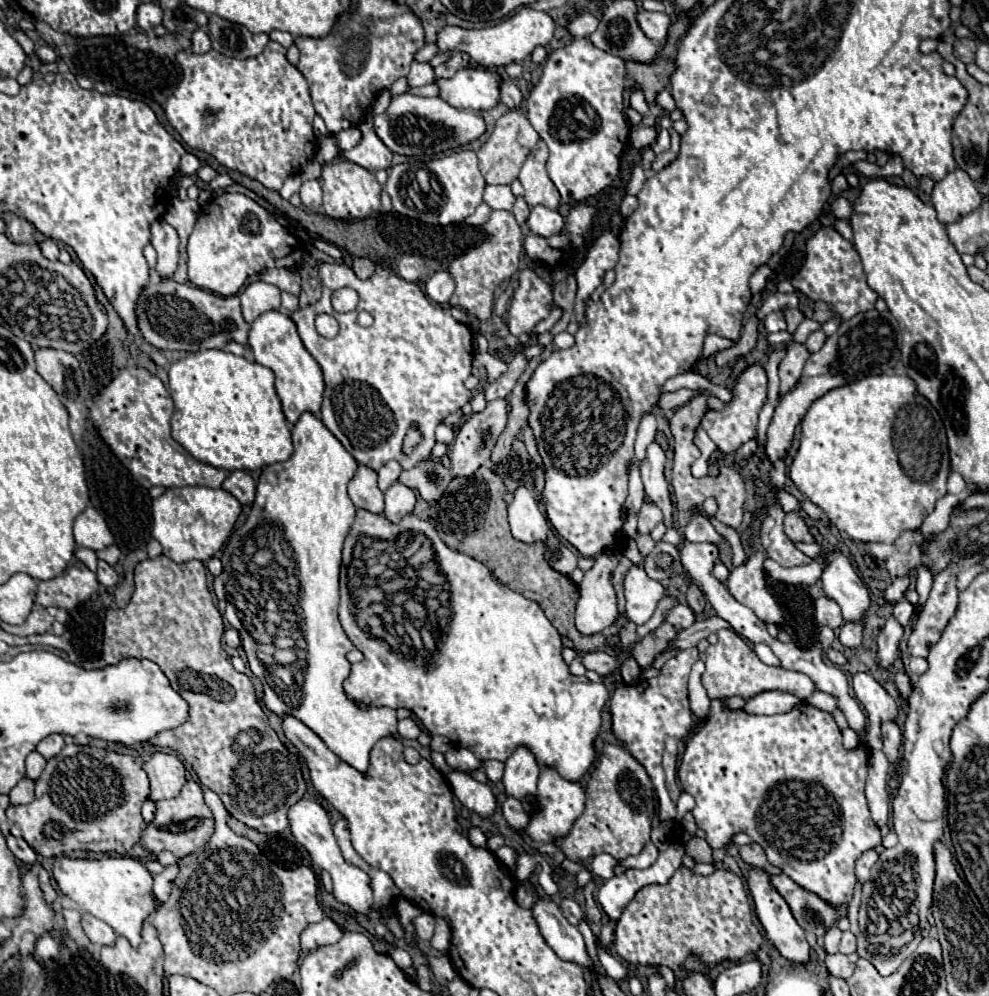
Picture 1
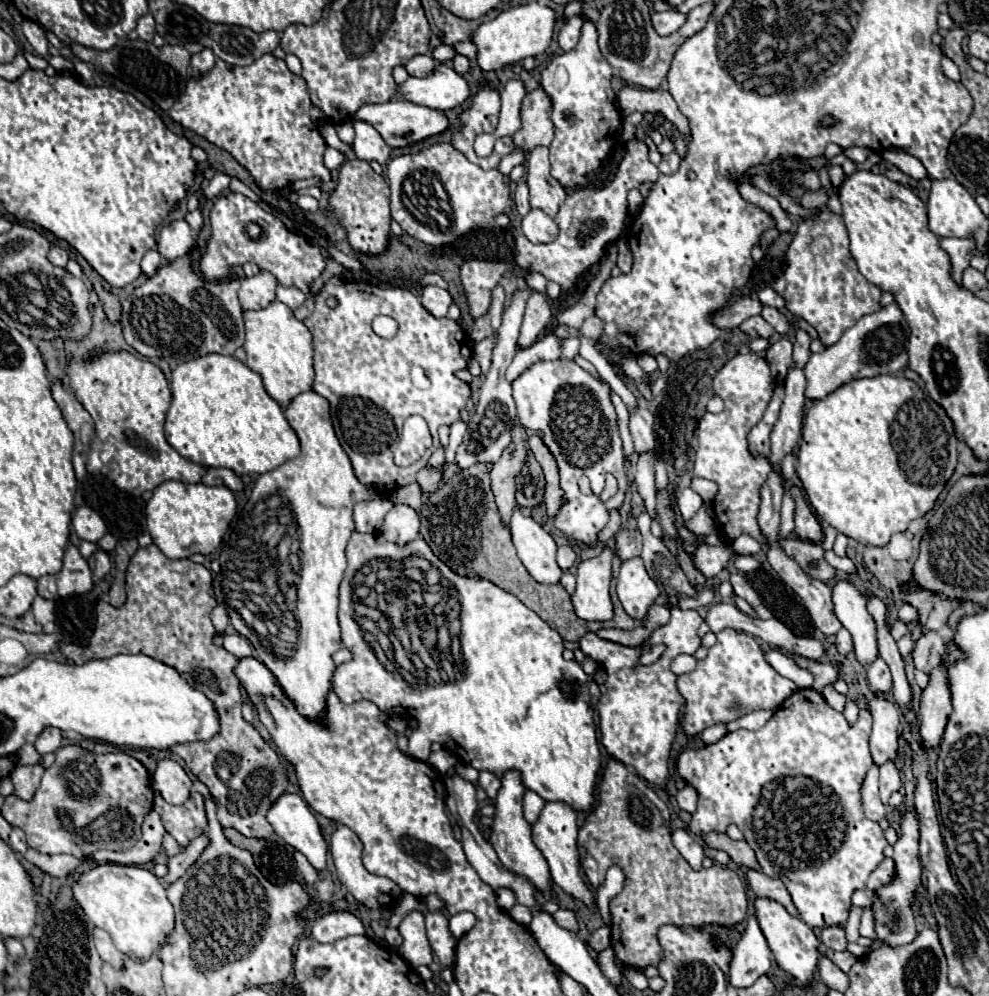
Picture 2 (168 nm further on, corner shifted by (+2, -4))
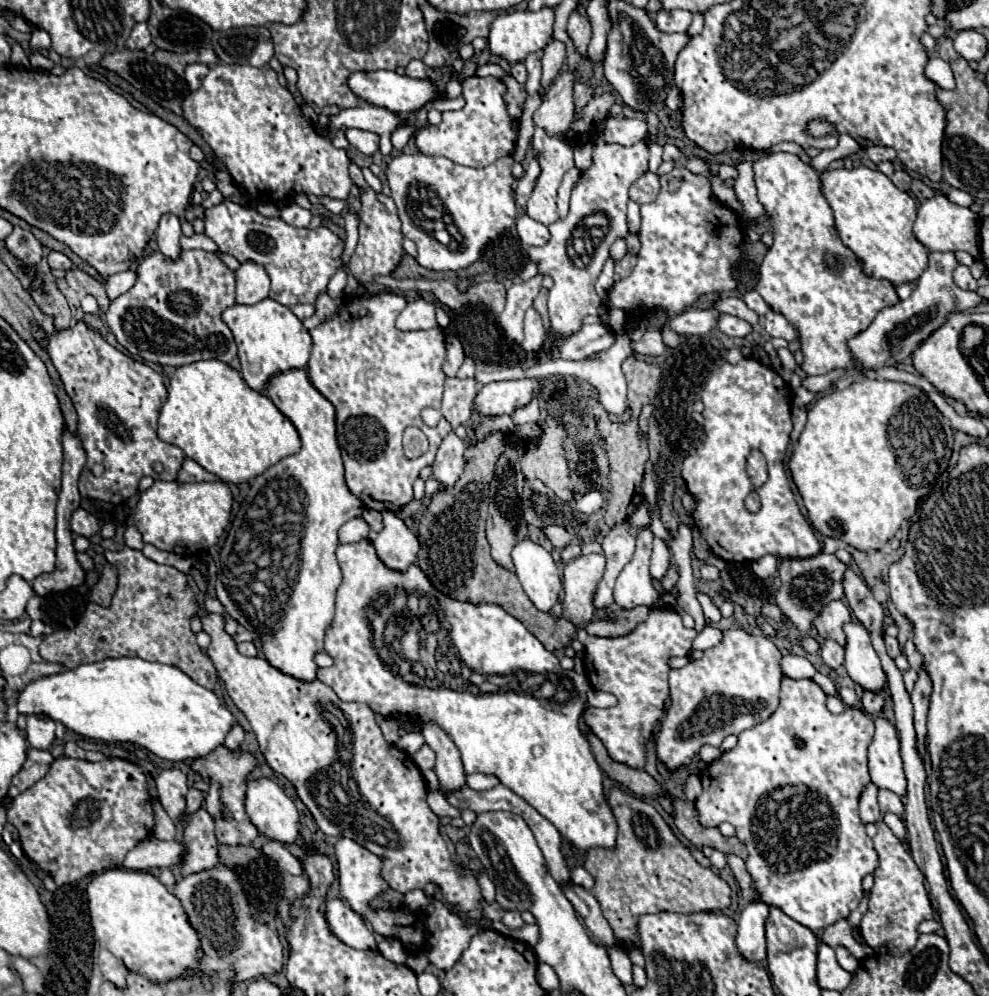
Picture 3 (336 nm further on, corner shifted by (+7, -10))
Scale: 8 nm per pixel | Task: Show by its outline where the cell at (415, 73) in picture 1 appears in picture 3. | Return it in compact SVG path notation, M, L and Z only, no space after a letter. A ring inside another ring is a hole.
M412 60L406 66L406 76L410 76L410 78L428 78L428 68L422 60Z

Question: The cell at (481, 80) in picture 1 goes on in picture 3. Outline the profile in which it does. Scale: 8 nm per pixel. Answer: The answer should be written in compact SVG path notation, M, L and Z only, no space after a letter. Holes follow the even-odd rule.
M378 70L378 72L356 72L348 78L348 86L366 102L372 102L376 106L384 106L392 112L400 112L400 114L410 114L416 112L420 108L424 108L430 102L438 100L438 88L436 84L432 84L432 80L424 78L424 80L416 80L410 76L398 76L396 72L388 72L388 70Z

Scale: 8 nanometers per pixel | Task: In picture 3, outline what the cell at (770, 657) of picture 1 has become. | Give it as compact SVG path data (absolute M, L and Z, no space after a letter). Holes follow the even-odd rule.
M796 654L784 656L780 666L782 666L782 674L792 680L804 680L804 678L812 678L816 674L814 666L806 658L796 656Z

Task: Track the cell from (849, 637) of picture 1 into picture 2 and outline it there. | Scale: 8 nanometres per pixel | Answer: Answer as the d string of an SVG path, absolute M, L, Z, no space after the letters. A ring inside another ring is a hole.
M839 630L837 632L837 640L835 640L835 648L837 648L837 652L839 654L849 654L851 650L853 650L853 642L851 642L851 634L847 632L847 630Z

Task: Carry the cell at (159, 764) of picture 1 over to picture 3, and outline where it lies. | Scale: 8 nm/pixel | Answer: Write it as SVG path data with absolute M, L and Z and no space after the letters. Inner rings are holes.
M166 768L156 776L156 788L158 788L158 800L164 806L166 814L172 820L178 820L180 814L186 808L184 796L188 792L186 774L178 768Z

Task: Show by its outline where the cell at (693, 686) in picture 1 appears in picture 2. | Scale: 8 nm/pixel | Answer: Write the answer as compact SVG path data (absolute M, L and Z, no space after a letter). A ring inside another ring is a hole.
M679 654L673 662L671 662L671 668L673 670L693 670L697 664L695 656L689 656L689 654Z

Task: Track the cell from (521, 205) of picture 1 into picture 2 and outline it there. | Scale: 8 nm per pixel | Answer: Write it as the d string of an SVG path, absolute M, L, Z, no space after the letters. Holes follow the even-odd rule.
M519 180L519 182L517 182L513 200L515 200L515 208L517 208L517 212L519 212L521 216L525 216L525 214L531 210L531 206L529 206L529 190L527 190L527 182L525 182L525 180Z

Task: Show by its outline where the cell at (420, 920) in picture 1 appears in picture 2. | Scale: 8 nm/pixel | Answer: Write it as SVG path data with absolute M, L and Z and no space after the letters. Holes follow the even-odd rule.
M427 910L425 924L427 924L427 936L431 942L431 948L439 956L441 966L451 968L455 962L457 938L449 930L449 916L443 910L435 910L435 912Z

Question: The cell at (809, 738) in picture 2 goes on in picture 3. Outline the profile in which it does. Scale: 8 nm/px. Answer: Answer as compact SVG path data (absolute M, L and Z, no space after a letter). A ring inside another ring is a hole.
M782 678L778 710L768 720L740 732L736 748L724 752L700 774L704 792L696 800L698 822L704 828L730 822L736 828L738 840L746 844L746 868L762 902L780 908L812 932L848 918L864 896L862 878L878 868L872 838L868 838L858 816L860 792L870 782L866 748L872 734L872 716L864 710L846 708L844 714L832 714L826 708L826 694L814 680Z

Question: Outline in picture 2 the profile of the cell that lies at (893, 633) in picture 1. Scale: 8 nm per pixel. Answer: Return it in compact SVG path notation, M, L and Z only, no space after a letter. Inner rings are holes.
M877 658L869 670L867 670L867 680L869 680L869 688L871 692L875 694L885 694L891 690L891 672L889 672L889 666Z

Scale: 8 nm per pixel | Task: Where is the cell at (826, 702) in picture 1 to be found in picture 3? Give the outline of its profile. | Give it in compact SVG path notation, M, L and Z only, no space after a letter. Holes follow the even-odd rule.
M838 688L838 696L842 698L842 702L846 706L852 706L852 708L860 706L860 700L858 700L858 696L856 696L856 692L852 688Z

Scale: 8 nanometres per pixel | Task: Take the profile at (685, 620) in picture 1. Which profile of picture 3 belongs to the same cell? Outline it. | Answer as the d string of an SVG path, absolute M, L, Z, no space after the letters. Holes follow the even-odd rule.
M666 608L650 610L646 622L638 624L630 636L622 638L596 638L584 628L576 632L576 638L584 644L586 676L596 690L612 692L618 698L614 708L586 708L584 722L602 740L608 756L614 762L642 770L646 766L646 744L664 716L668 696L668 658L686 656L696 638L696 630L684 628L680 616Z

